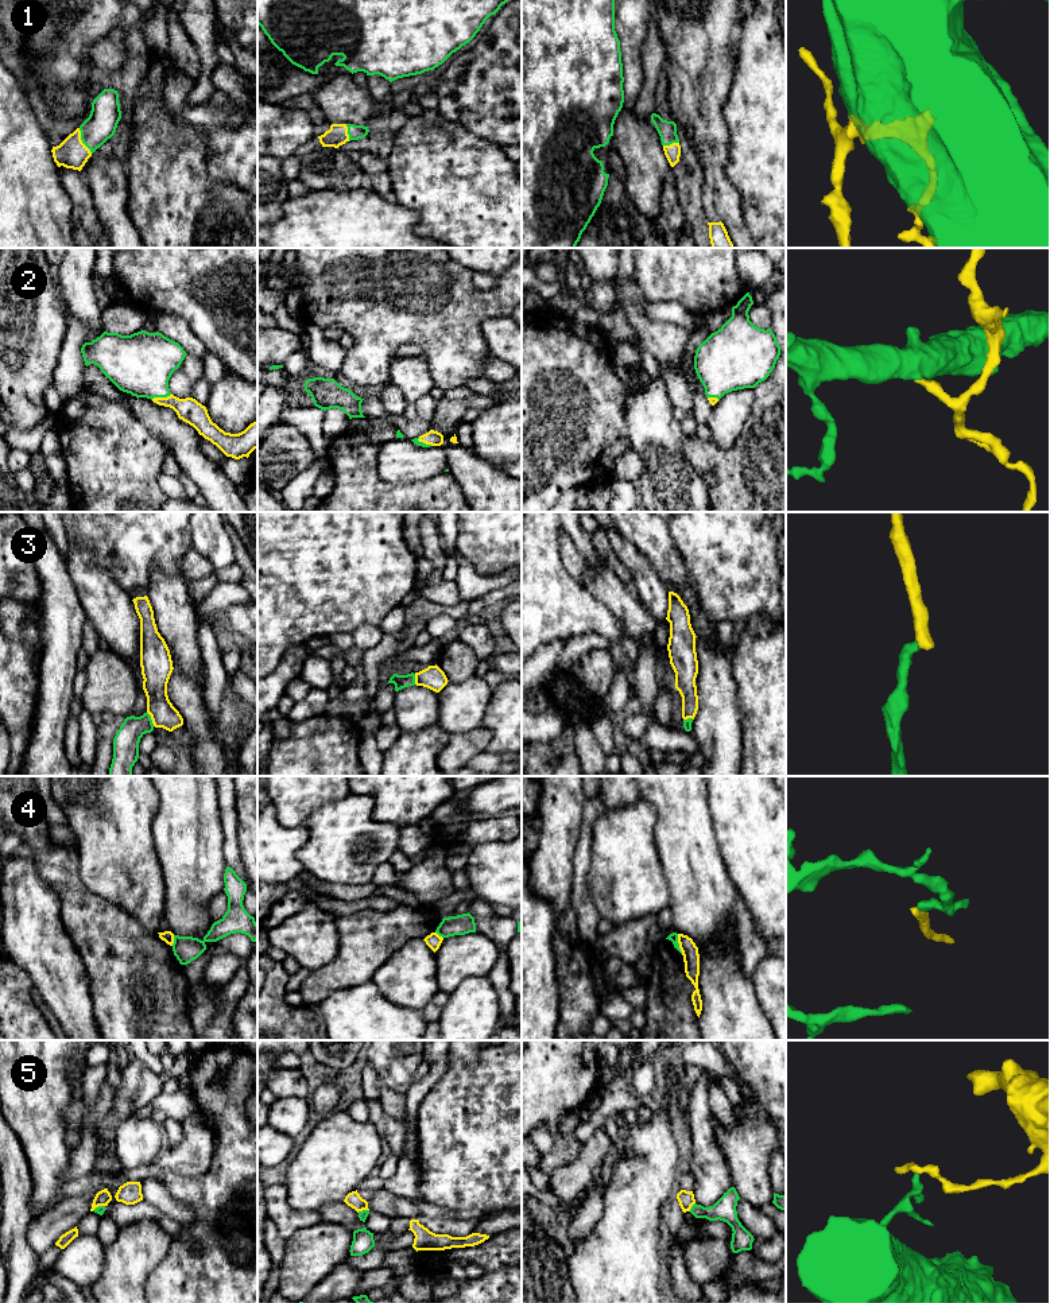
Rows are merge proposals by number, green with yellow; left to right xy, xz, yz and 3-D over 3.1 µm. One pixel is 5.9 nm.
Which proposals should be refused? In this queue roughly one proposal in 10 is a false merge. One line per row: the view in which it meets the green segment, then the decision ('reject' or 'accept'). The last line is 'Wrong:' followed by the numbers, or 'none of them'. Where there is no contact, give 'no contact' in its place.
1: contact in xy; accept
2: contact in xy; accept
3: contact in xy; accept
4: contact in yz; reject
5: contact in yz; reject
Wrong: 4, 5

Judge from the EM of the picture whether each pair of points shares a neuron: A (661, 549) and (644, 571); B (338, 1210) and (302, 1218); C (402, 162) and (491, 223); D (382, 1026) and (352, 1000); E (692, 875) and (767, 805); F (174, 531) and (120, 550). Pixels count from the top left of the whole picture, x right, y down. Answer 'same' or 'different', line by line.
A: different
B: different
C: same
D: same
E: different
F: same

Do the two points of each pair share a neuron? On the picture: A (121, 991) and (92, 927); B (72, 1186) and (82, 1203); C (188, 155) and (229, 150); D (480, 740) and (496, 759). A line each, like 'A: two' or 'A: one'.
A: one
B: two
C: two
D: two

